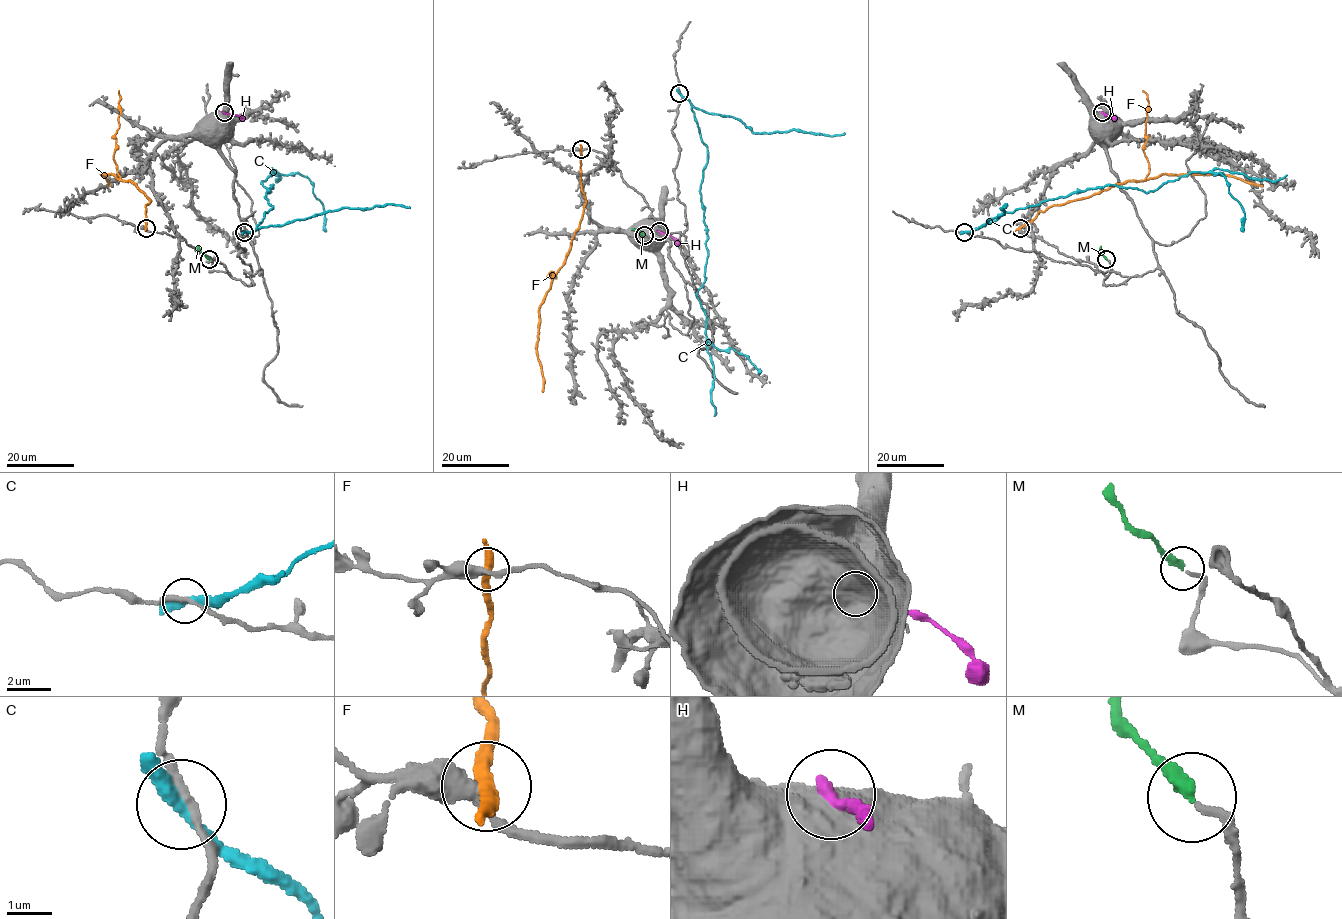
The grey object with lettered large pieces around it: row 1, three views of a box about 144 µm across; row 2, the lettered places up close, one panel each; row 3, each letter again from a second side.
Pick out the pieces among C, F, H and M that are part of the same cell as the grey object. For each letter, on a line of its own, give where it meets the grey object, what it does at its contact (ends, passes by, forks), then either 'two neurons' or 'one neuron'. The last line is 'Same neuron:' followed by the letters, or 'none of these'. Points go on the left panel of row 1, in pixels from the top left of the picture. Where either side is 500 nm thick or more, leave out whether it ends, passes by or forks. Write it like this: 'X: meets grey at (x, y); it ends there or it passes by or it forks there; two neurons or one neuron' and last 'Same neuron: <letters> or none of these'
C: meets grey at (244, 232); it passes by; two neurons
F: meets grey at (146, 228); it passes by; two neurons
H: meets grey at (224, 112); two neurons
M: meets grey at (209, 259); it ends there; one neuron
Same neuron: M

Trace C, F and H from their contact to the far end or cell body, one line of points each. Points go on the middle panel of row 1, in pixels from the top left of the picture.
C: (679, 93), (707, 147), (699, 193), (708, 252), (696, 294), (706, 338), (761, 371)
F: (581, 149), (585, 203), (579, 228), (539, 309), (536, 355), (543, 376), (542, 392)
H: (659, 231), (670, 235), (679, 245)

